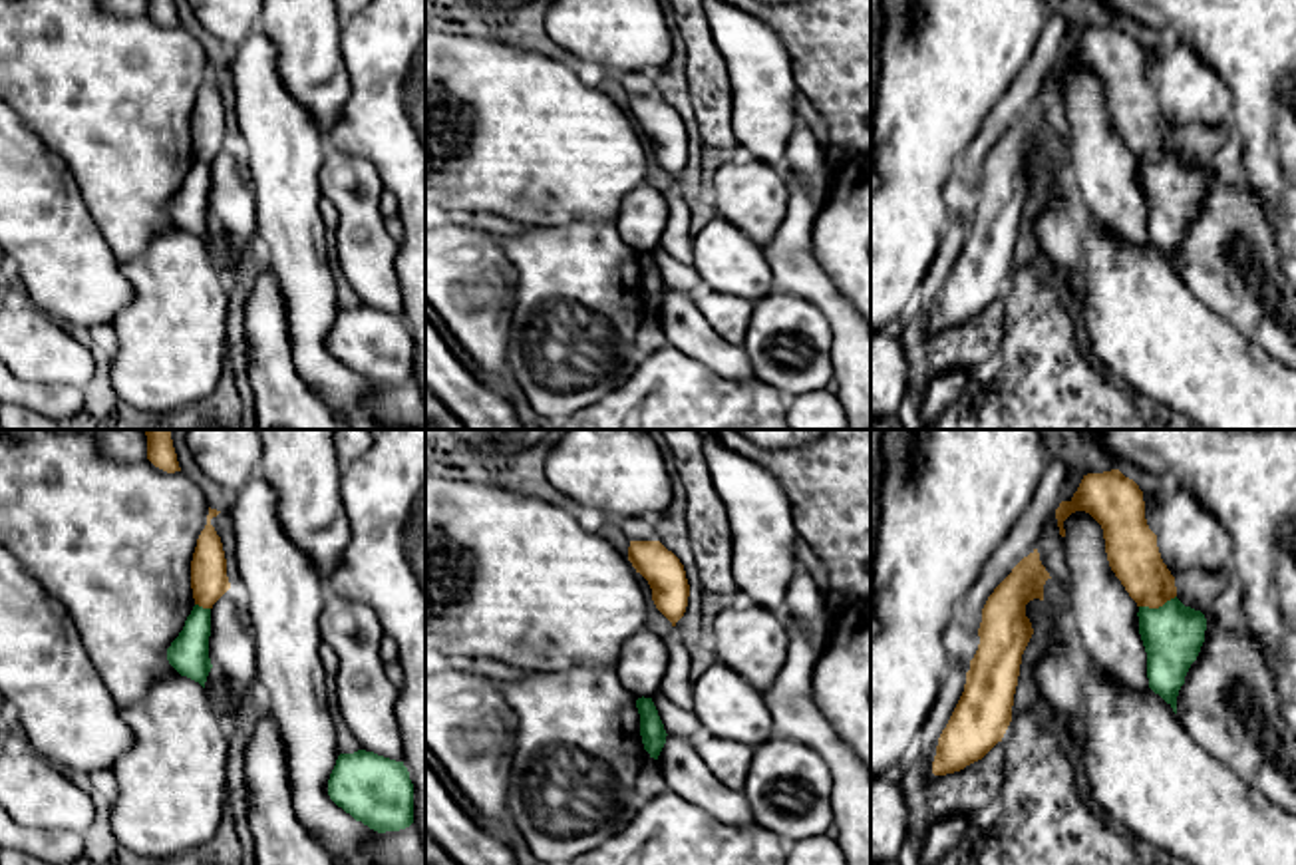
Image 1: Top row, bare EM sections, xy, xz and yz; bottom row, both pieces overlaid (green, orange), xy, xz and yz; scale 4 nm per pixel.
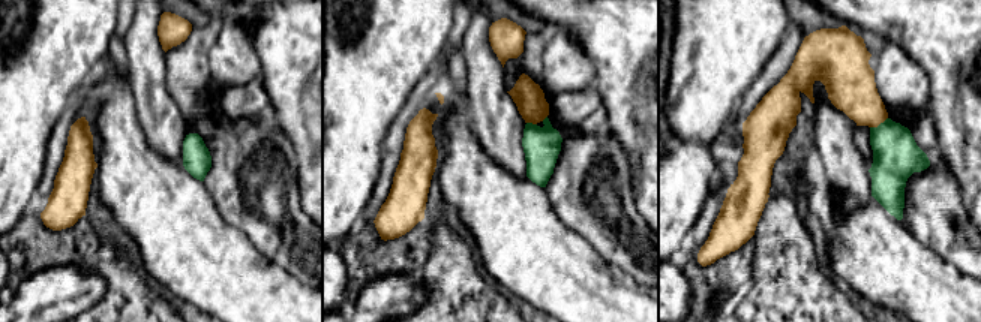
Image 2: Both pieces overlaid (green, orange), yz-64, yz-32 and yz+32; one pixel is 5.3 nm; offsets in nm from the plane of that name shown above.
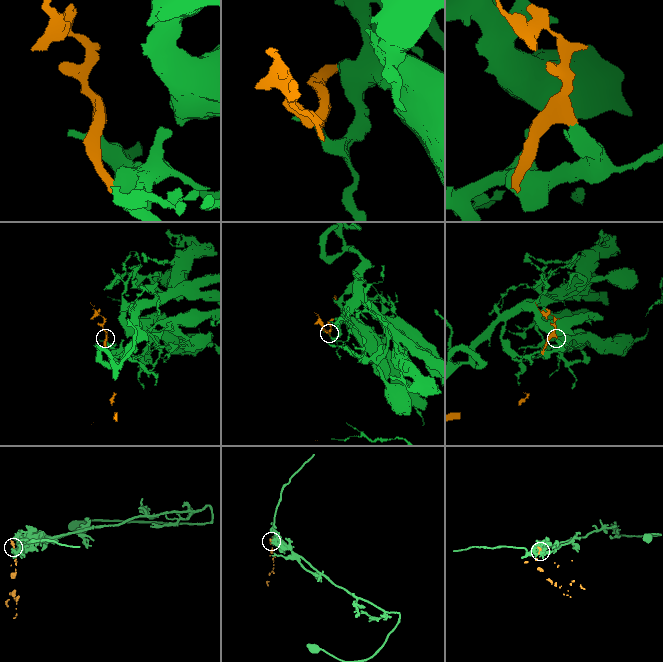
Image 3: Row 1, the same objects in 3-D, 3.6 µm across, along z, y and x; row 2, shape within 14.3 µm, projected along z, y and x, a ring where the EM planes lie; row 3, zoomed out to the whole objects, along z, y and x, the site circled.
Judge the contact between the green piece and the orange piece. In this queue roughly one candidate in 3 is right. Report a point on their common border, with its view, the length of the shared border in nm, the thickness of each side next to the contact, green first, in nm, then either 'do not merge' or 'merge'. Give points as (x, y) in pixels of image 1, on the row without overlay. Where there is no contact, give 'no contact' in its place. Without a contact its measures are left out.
contact yz (1159, 162); length 160 nm; calibres 240 and 200 nm; do not merge

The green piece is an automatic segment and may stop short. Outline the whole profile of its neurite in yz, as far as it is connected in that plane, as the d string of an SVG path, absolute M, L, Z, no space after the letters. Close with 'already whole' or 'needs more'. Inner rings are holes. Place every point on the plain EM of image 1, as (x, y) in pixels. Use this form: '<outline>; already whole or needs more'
M1177 151L1159 163L1139 161L1149 243L1177 268L1177 251L1205 197L1207 173Z; already whole

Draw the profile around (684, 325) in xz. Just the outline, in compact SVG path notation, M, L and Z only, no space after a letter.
M666 290L666 298L656 314L668 346L710 366L729 380L757 380L743 346L724 340L698 308L696 296L680 290Z

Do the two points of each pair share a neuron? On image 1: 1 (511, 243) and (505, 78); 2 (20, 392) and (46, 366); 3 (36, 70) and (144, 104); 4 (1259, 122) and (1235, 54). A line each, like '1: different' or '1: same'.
1: different
2: different
3: same
4: same

